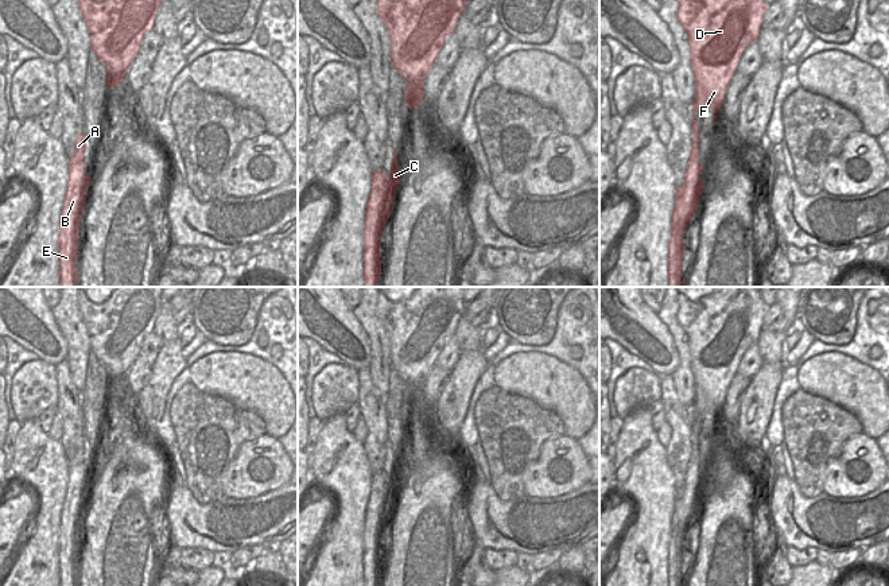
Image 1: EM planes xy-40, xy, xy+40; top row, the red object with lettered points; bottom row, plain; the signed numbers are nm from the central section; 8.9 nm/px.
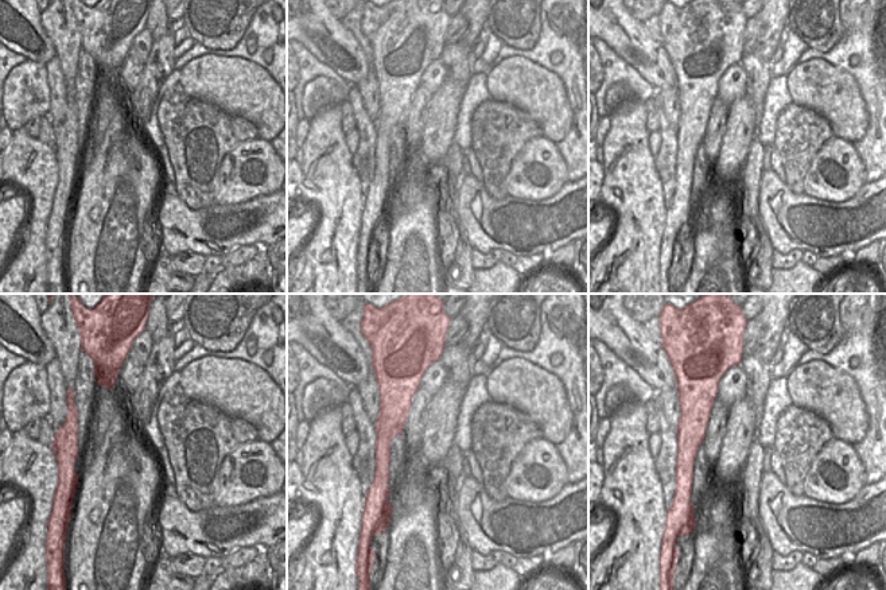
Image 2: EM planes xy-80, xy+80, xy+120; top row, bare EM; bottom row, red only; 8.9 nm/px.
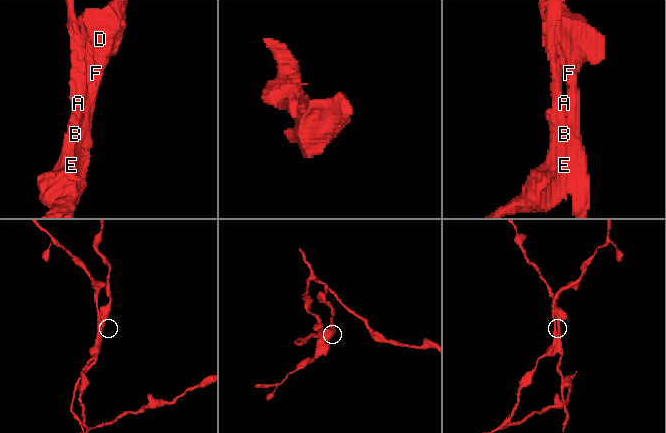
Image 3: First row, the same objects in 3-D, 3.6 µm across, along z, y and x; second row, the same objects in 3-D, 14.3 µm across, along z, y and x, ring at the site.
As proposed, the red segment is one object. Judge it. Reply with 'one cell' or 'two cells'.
two cells

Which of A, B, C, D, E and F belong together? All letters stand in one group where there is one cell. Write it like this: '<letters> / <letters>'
A B E / C D F

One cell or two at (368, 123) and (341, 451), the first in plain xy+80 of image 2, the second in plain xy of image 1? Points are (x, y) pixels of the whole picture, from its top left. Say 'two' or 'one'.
two

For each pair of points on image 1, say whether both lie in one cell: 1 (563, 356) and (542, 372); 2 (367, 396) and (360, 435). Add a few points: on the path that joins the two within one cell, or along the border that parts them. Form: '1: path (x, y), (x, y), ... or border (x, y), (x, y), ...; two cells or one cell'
1: border (528, 352), (551, 354), (571, 365), (585, 379); two cells
2: border (360, 416), (367, 430), (363, 443); two cells

